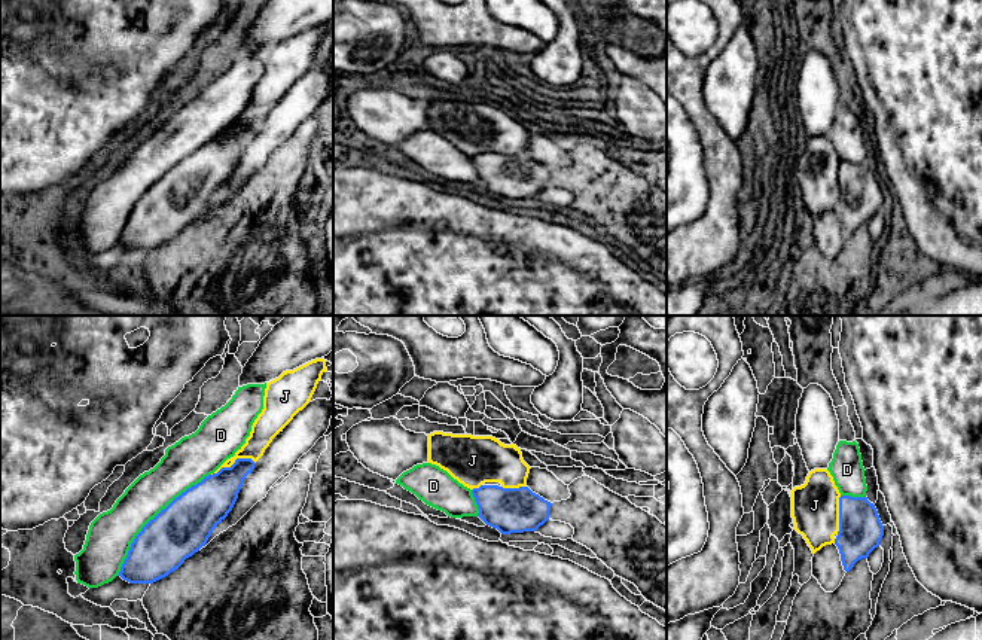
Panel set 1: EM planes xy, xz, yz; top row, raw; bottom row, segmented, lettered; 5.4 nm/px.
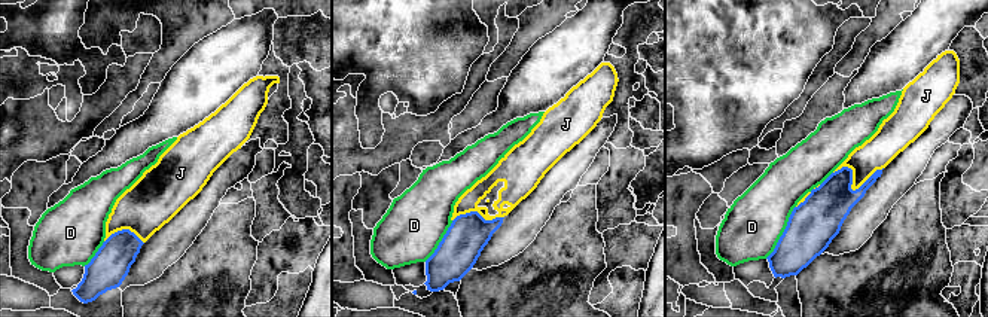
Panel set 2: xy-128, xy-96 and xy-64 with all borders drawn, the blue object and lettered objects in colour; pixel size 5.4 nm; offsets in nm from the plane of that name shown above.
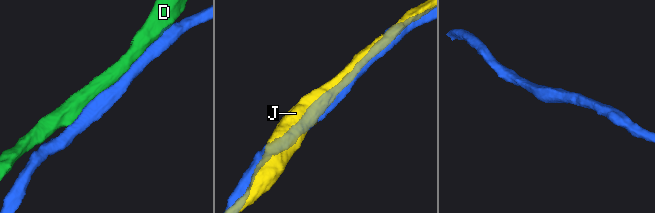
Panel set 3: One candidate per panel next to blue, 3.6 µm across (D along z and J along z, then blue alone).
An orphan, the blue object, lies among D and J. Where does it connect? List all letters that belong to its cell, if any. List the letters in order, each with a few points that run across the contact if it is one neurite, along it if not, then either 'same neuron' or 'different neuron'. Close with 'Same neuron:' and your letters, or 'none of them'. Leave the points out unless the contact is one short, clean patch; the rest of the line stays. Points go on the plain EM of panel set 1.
D: different neuron
J: same neuron
Same neuron: J

